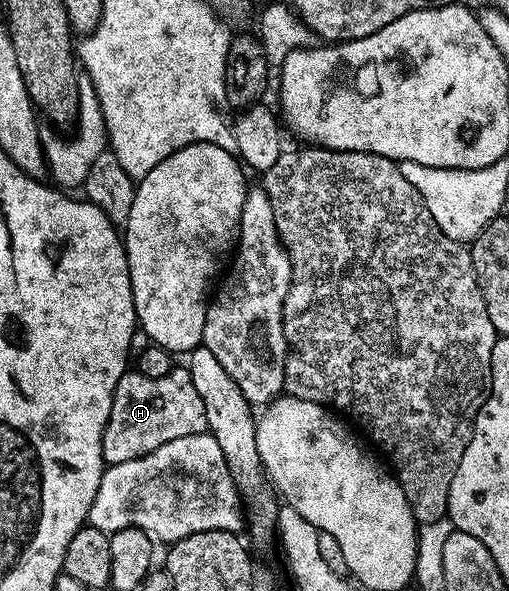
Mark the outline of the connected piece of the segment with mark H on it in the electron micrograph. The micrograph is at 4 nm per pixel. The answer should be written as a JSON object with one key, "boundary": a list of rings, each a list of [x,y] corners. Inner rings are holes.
{"boundary":[[[173,366],[170,374],[162,378],[146,378],[135,370],[125,371],[114,390],[110,406],[110,418],[102,438],[102,454],[105,465],[130,462],[142,458],[174,438],[186,438],[190,434],[208,432],[206,406],[201,385],[180,366]]]}

